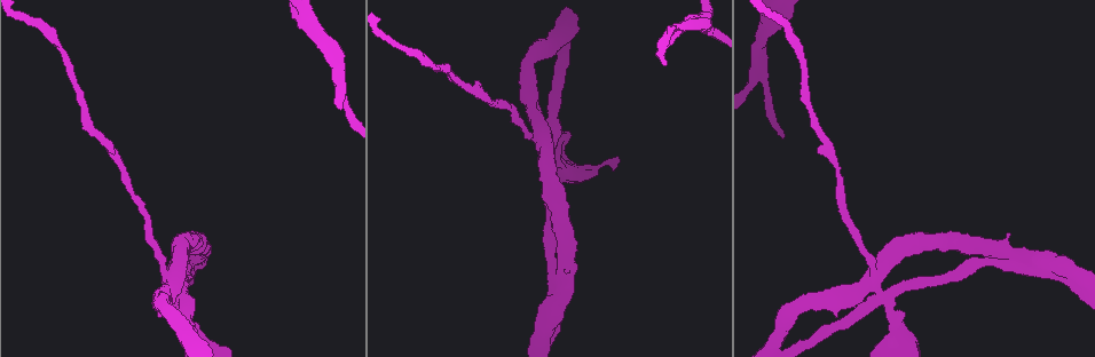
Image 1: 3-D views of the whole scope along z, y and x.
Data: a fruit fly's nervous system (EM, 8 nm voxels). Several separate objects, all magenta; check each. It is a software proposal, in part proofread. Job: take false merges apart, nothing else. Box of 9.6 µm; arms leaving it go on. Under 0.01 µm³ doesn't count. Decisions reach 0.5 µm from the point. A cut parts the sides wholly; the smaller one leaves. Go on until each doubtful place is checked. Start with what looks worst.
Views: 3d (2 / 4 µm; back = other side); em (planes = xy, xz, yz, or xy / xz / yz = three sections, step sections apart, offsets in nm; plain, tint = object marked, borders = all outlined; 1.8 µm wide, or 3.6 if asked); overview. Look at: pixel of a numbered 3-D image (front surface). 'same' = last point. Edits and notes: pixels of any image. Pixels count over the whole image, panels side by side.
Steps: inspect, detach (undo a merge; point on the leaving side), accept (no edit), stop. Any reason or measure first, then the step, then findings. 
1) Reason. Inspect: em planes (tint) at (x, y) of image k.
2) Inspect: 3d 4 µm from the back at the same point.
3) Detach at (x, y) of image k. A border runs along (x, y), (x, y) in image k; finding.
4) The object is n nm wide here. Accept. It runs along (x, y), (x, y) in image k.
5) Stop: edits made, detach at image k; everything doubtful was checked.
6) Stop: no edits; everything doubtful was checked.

Four arms meet. Inspect: em planes (plain) at (877, 277) of image 1.

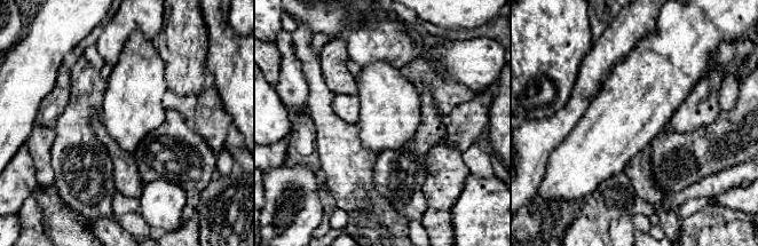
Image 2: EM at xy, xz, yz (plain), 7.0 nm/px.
Inspect: em planes (tint) at the same point.

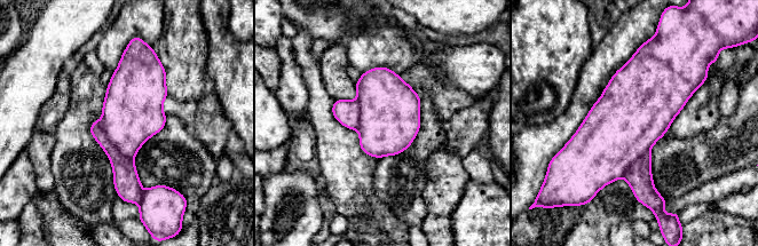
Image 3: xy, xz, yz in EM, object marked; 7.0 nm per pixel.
The object is 420 nm wide here. Detach at (125, 174) of image 3. The part that leaves runs along (96, 124), (139, 195) in image 3; a second cell is stuck on.

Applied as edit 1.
Arms part here. Inspect: em 3.6 µm planes (tint) at (338, 67) of image 1.

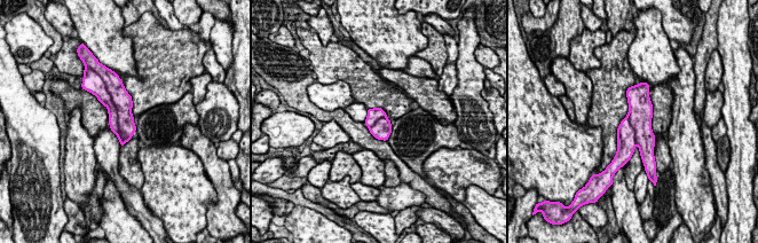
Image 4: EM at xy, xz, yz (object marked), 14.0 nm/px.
Accept. One cell here.

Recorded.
Touches itself. Inspect: 3d 2 µm at (893, 290) of image 1.

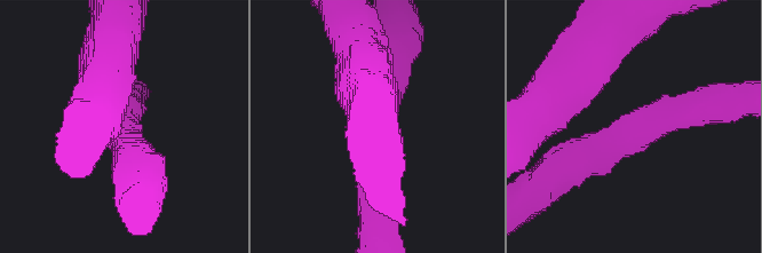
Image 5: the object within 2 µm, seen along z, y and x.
Inspect: em planes (borders) at (637, 121) of image 5.

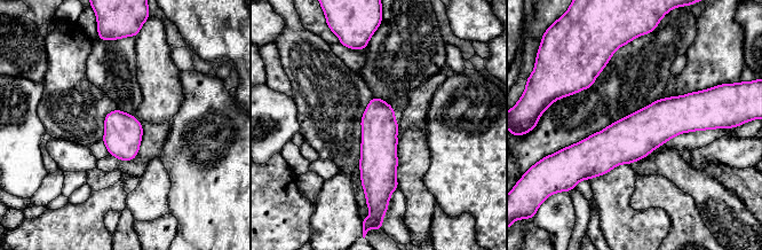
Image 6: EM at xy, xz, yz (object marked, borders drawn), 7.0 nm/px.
Accept. It runs along (704, 119), (571, 149) in image 6; continuous, no second cell.

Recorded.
Side arm on a straight run. Inspect: 3d 2 µm at (764, 25) of image 1.

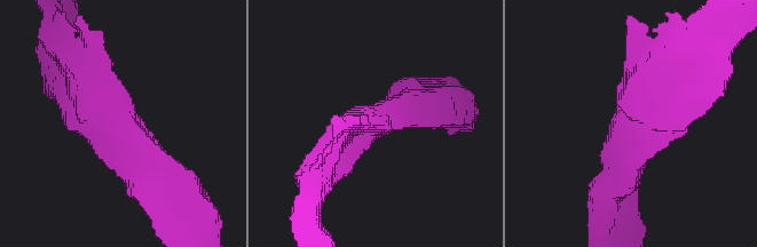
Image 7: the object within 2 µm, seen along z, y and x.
Inspect: em xz step 8 (tint) at (119, 126) of image 7.

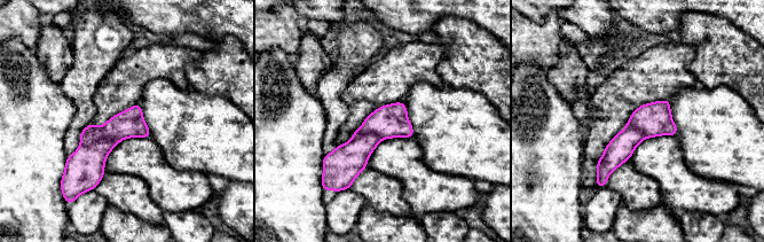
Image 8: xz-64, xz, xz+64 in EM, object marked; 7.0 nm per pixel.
Accept. Continuous, no second cell.

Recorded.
Thick turns thin. Inspect: em xz step 8 (tint) at (558, 297) of image 1.

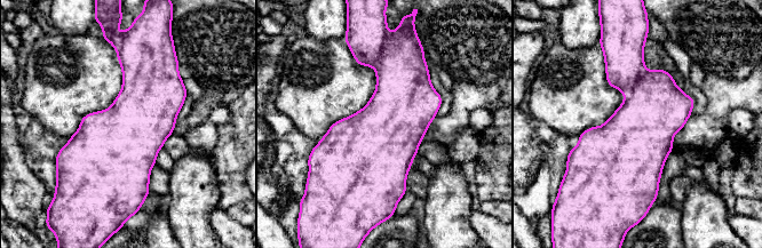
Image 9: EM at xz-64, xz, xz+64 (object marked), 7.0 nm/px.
Inspect: em yz step 8 (tint) at the same point.

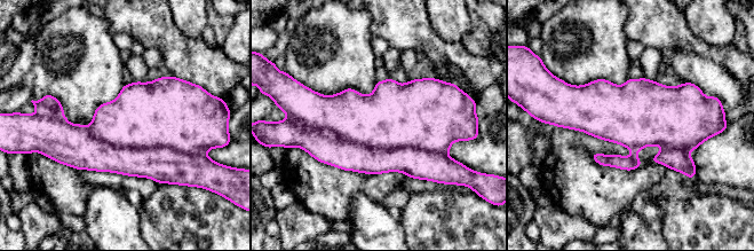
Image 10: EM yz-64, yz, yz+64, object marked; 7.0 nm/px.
Accept. All the same cell.

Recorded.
Abrupt turn. Inspect: em xz step 16 (tint) at (191, 345) of image 1.

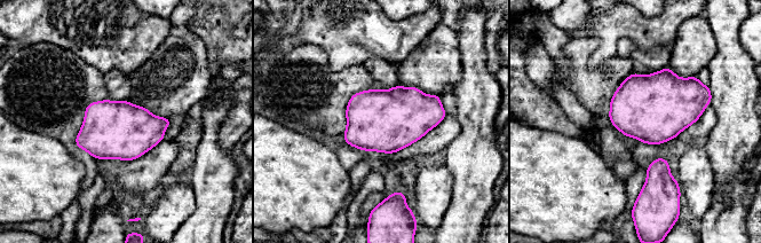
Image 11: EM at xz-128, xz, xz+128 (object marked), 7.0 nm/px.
Inspect: em planes (tint) at the same point.

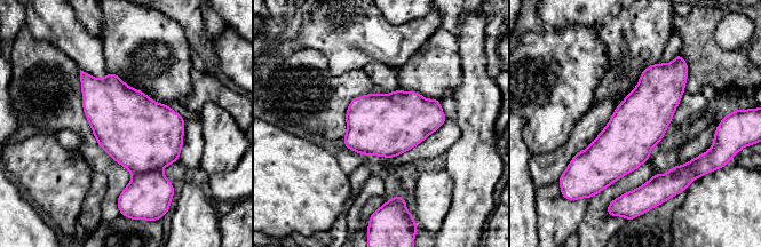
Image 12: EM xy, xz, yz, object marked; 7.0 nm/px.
Accept. It runs along (673, 68), (603, 164), (602, 184) in image 12; continuous, no second cell.

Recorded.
Stop: edits made, detach at image 3; everything doubtful was checked.

